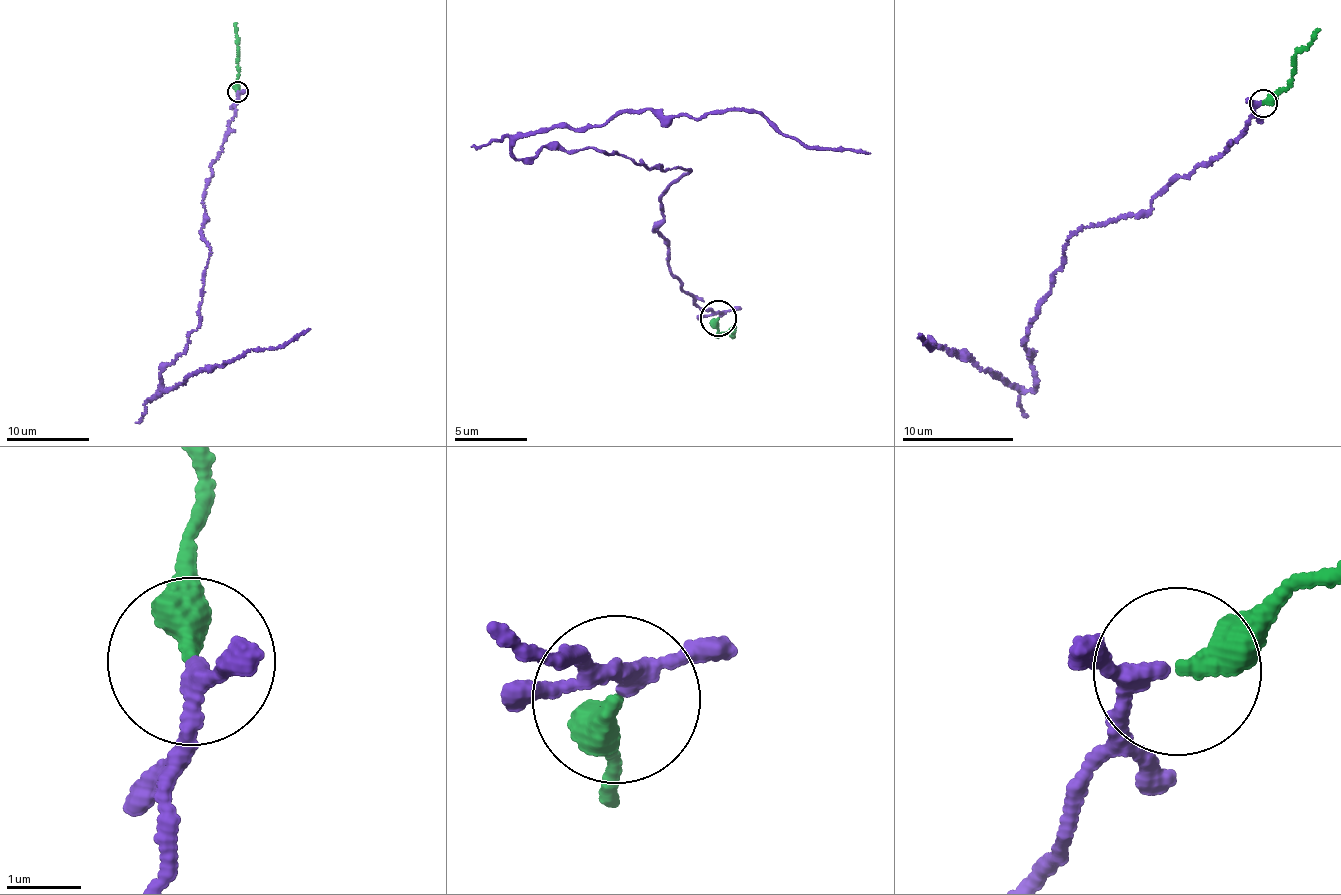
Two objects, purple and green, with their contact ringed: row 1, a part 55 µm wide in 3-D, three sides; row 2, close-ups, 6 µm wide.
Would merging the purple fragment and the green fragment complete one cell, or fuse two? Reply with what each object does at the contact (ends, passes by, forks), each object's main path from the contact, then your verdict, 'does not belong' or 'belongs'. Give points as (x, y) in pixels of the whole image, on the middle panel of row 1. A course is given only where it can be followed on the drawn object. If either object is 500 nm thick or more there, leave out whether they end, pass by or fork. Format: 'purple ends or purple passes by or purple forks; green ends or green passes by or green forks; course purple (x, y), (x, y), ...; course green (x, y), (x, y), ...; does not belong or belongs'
purple passes by; green ends; course purple (719, 316), (655, 230), (686, 168), (521, 160), (513, 143), (750, 109), (871, 154); course green (719, 319), (718, 335), (736, 328), (732, 337); belongs

